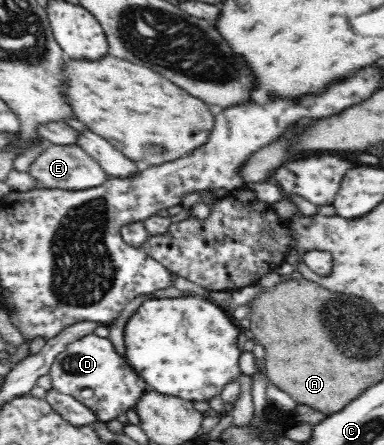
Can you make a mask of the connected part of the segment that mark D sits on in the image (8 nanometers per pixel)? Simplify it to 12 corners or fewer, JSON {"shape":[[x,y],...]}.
{"shape":[[97,334],[69,343],[54,390],[104,422],[143,394],[138,377]]}

